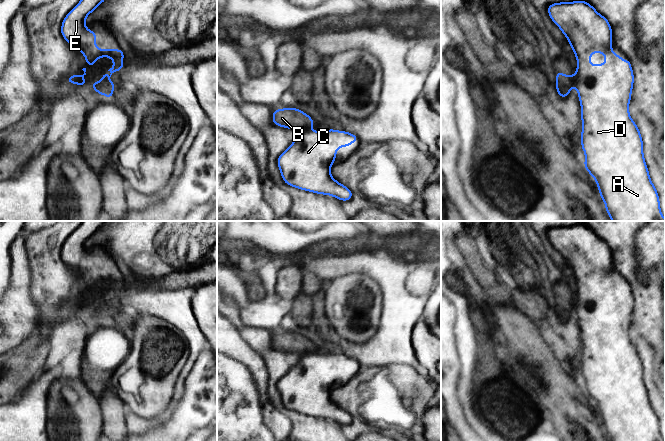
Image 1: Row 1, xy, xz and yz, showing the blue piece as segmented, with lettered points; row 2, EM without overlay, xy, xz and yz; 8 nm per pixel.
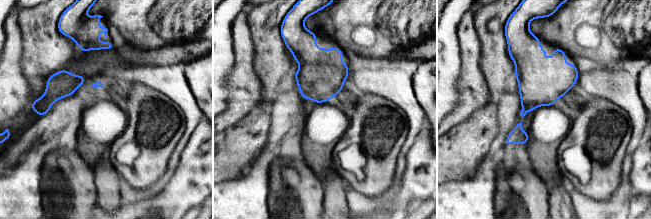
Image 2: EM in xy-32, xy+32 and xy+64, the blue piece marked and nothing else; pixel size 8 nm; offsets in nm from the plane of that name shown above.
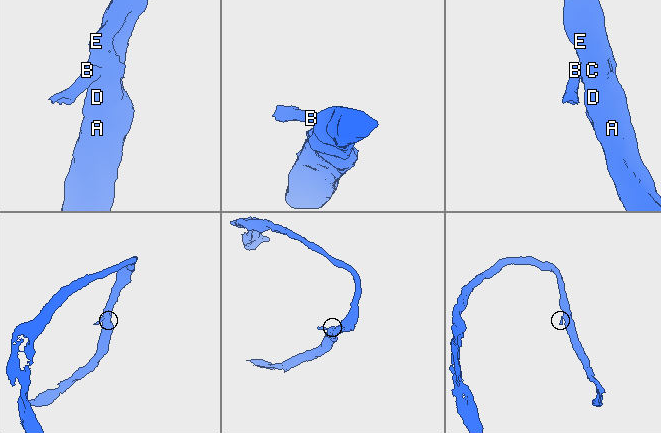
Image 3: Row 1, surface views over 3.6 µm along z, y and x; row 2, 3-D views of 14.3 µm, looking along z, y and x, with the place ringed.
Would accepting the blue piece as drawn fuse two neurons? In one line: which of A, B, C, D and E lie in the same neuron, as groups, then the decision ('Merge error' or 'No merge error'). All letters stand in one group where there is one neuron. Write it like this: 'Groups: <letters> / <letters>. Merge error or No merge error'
Groups: A C D E / B. Merge error

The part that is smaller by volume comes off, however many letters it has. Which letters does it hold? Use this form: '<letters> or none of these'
B

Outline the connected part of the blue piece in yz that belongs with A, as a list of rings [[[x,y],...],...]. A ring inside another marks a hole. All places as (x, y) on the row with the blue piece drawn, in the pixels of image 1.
[[[583,0],[553,3],[549,5],[547,12],[568,39],[576,56],[578,66],[573,77],[581,104],[581,146],[586,157],[583,164],[597,182],[607,214],[612,221],[665,221],[660,210],[659,195],[650,179],[644,159],[642,136],[629,114],[634,83],[631,62],[629,59],[624,61],[620,55],[612,51],[611,25],[606,17],[600,15],[592,5]],[[594,51],[605,55],[605,64],[595,64],[593,67],[590,65]]]

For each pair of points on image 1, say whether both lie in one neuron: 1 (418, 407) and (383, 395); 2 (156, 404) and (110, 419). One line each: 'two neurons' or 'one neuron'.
1: one neuron
2: two neurons

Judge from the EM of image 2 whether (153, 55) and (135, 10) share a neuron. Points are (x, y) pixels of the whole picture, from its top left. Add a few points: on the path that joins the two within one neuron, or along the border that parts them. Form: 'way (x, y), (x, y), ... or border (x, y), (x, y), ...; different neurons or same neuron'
border (174, 43), (147, 49), (135, 46); different neurons

